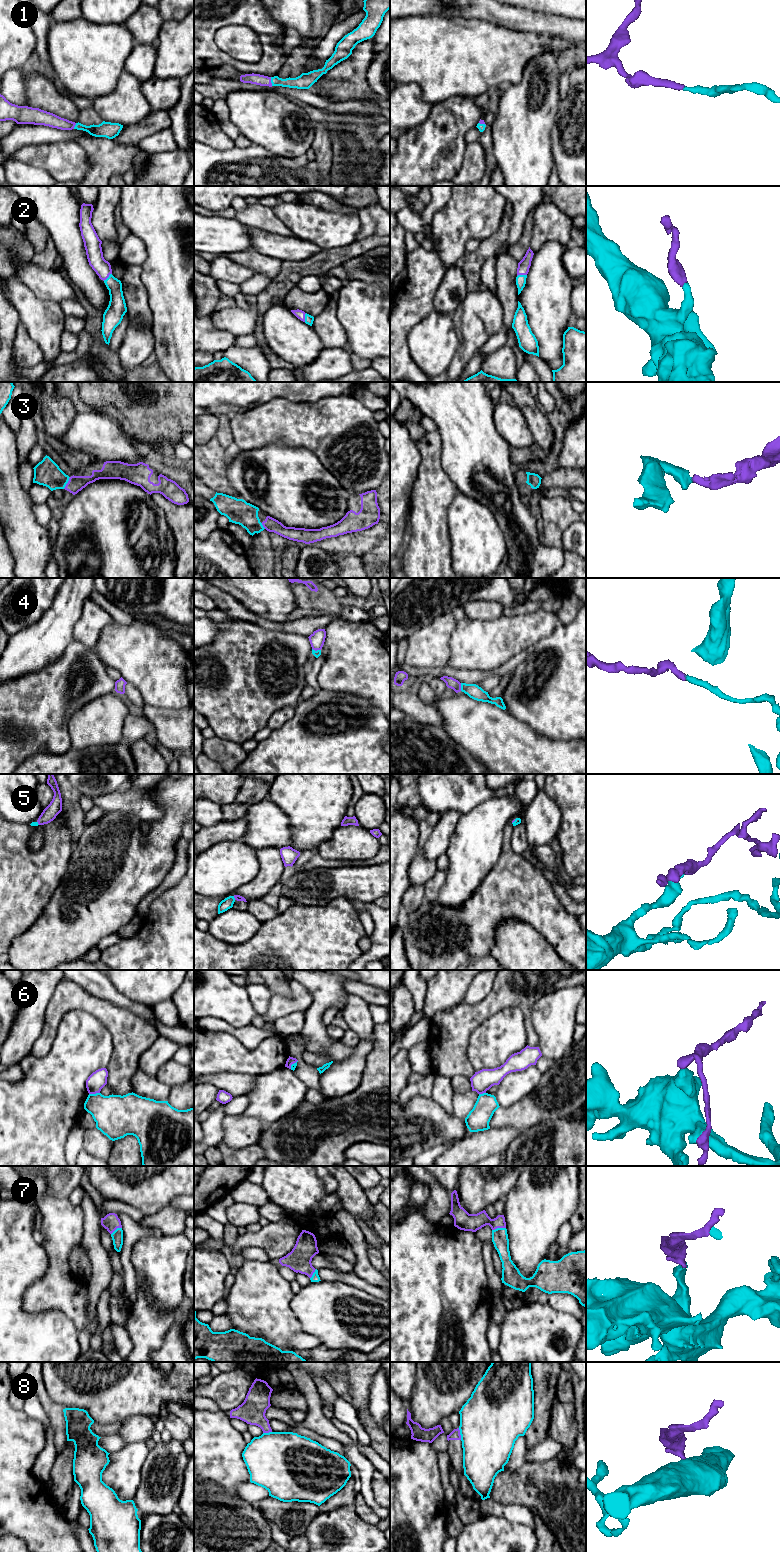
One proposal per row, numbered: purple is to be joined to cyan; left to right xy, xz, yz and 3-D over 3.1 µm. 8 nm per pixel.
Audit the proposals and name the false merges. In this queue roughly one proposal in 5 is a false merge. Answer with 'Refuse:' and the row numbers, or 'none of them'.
Refuse: 6, 8

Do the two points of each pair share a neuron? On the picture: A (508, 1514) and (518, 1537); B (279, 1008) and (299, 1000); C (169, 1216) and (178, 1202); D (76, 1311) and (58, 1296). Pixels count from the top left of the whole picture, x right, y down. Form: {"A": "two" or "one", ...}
{"A": "two", "B": "one", "C": "two", "D": "one"}

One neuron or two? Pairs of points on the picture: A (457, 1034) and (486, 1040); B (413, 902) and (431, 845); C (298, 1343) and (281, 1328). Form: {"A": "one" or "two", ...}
{"A": "two", "B": "one", "C": "two"}

